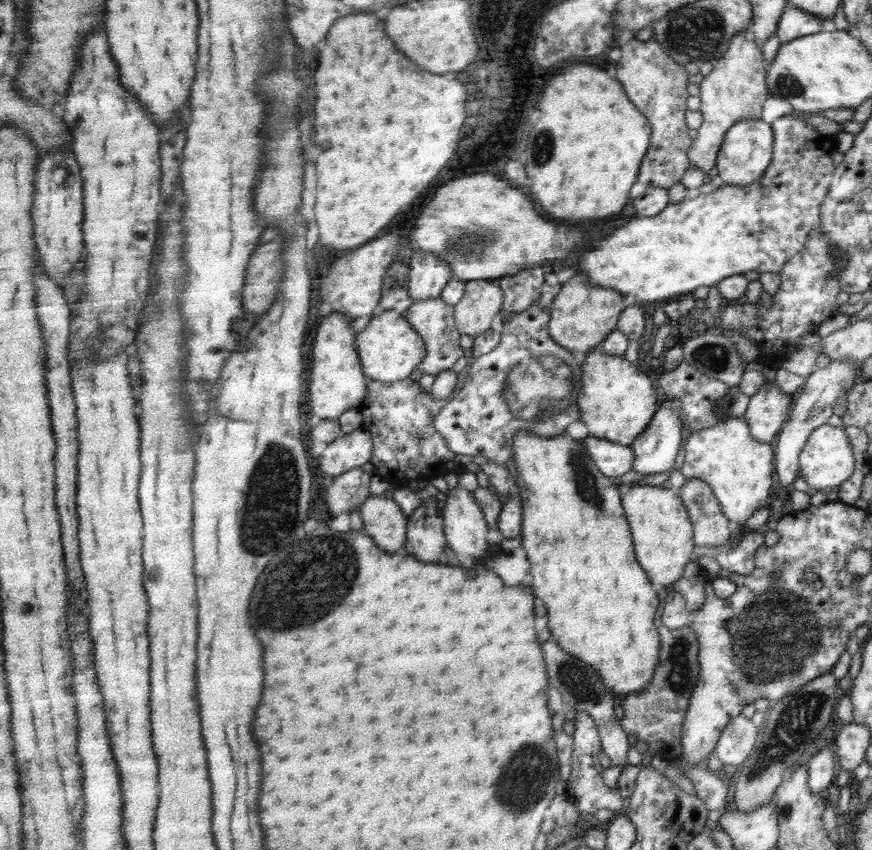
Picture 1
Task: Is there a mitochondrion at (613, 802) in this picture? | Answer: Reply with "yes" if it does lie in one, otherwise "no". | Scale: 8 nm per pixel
no

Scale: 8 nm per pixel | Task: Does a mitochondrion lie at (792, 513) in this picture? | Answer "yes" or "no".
no

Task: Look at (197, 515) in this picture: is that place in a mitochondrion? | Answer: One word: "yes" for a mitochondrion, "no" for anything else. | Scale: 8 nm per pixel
no

